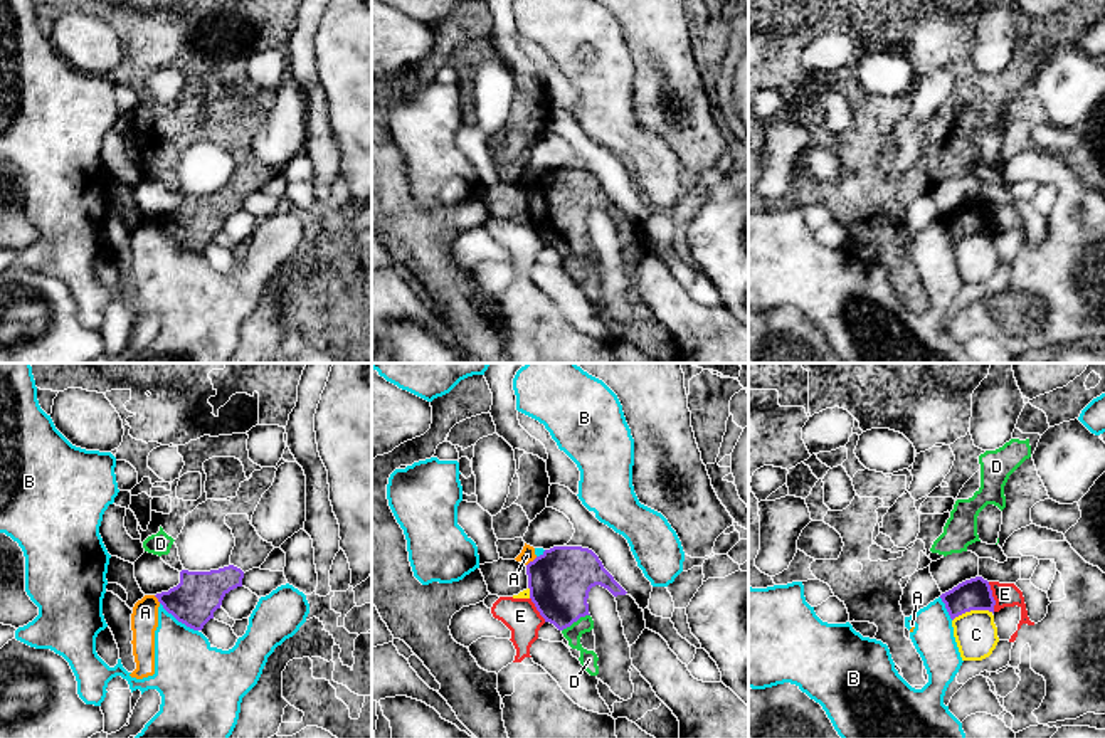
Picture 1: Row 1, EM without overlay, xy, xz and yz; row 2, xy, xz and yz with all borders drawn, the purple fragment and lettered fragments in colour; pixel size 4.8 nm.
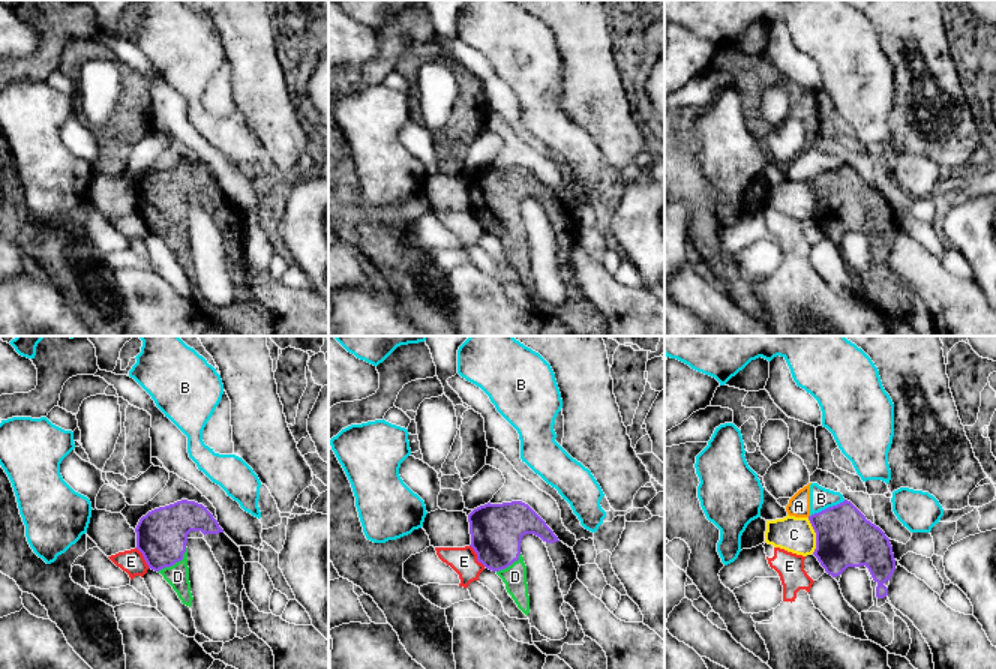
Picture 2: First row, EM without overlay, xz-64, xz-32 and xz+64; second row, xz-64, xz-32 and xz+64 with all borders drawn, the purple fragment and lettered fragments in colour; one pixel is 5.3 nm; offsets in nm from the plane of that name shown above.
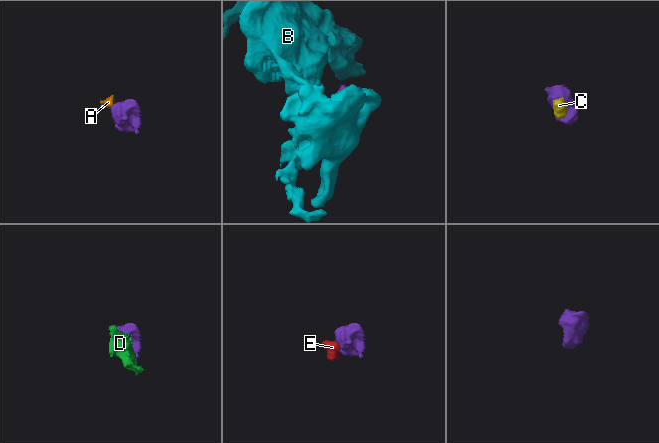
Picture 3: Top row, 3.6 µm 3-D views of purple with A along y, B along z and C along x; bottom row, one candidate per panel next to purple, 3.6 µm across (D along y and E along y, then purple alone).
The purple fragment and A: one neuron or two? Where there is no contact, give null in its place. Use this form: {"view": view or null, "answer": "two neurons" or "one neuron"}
{"view": "xz", "answer": "two neurons"}

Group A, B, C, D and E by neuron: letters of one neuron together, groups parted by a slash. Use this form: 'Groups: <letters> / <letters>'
Groups: A B C E / D

